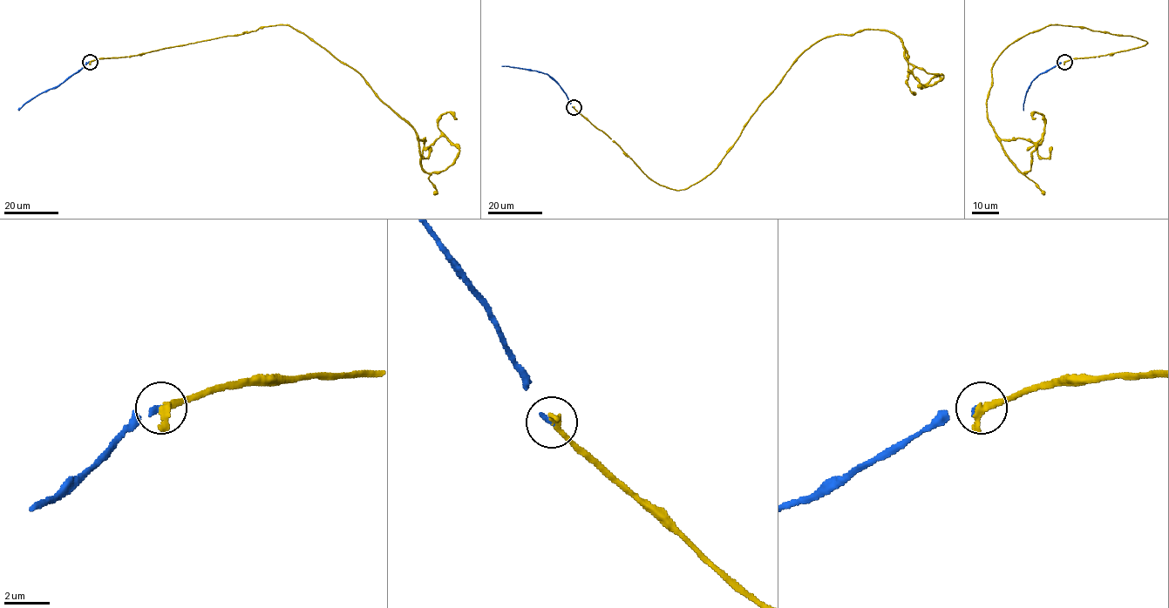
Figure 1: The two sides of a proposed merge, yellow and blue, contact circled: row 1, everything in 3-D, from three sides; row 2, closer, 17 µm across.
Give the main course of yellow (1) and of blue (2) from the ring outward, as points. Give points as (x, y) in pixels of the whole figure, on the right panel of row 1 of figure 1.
1: (1064, 62), (1146, 42), (1049, 24), (1018, 38), (995, 60), (987, 99), (1020, 172), (1042, 140), (1036, 118)
2: (1064, 62), (1045, 70), (1031, 82), (1024, 97), (1023, 110)

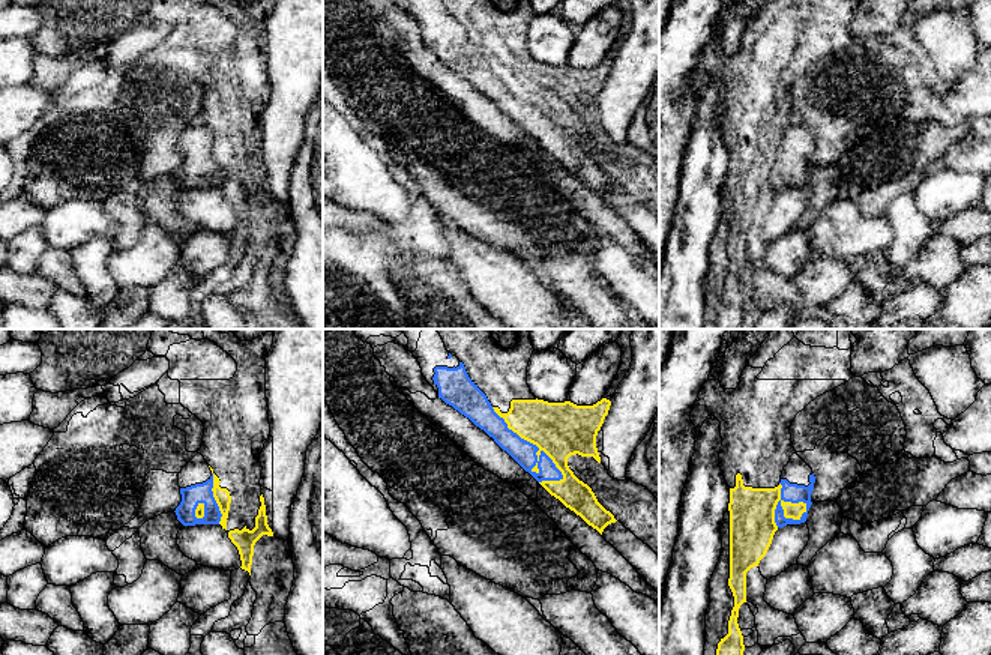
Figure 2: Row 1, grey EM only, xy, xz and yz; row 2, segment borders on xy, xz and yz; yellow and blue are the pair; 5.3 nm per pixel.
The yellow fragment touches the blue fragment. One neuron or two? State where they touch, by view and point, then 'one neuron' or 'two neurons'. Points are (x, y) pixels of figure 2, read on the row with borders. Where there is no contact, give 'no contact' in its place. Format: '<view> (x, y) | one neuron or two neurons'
xz (529, 440) | one neuron

